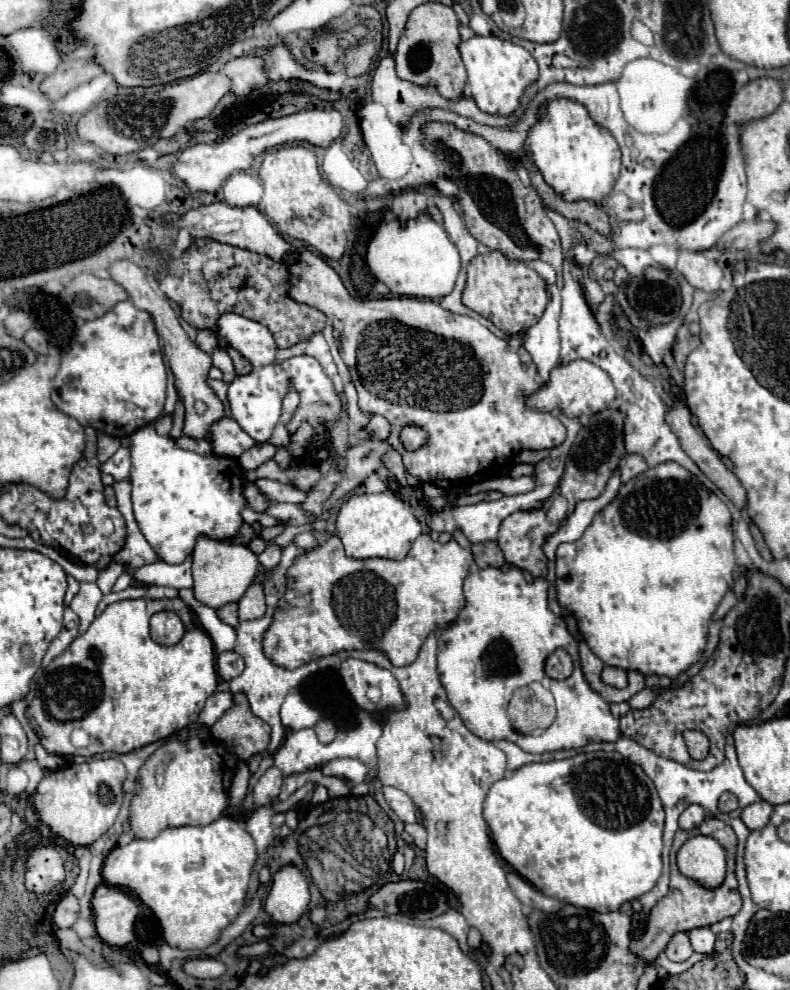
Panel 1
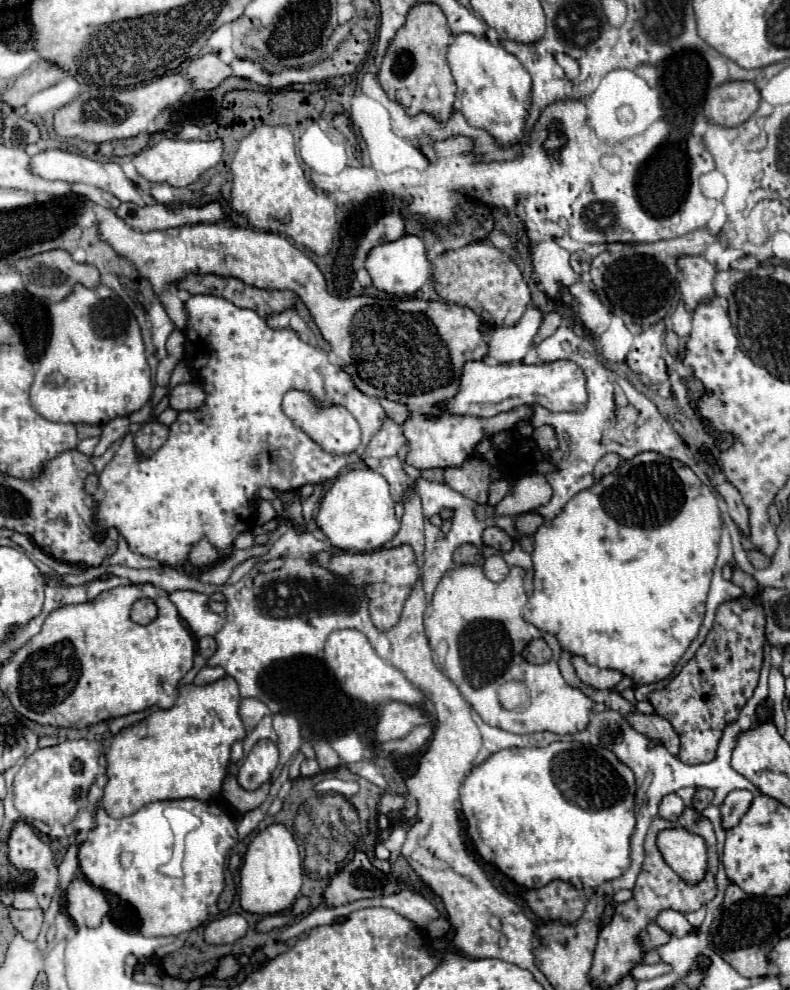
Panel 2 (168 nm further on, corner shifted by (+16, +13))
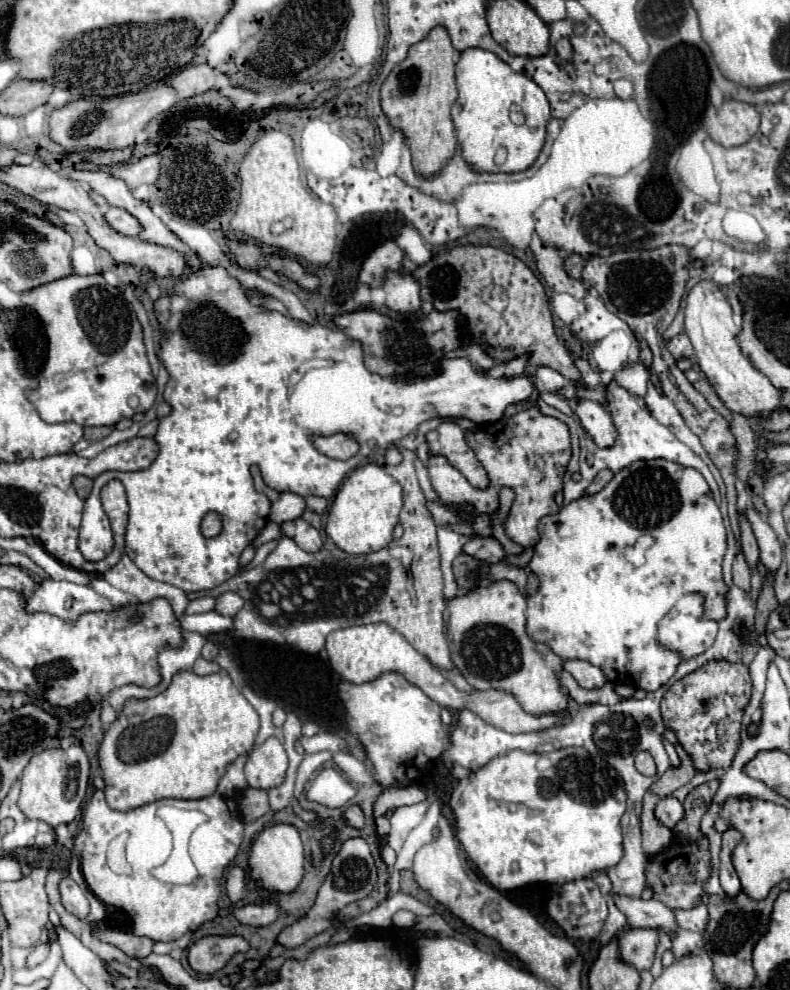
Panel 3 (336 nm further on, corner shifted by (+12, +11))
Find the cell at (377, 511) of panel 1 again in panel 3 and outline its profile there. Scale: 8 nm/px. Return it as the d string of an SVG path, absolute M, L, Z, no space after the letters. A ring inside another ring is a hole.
M368 463L364 467L354 469L344 479L330 507L326 533L342 551L350 555L374 553L392 541L392 531L398 523L402 505L404 505L404 495L400 483L396 483L396 479L392 479L392 475L388 475L384 467Z

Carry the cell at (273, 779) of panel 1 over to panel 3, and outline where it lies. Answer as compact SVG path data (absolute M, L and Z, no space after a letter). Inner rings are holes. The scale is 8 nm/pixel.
M270 737L268 741L252 749L244 765L244 775L250 787L272 789L284 781L286 769L288 769L288 755L282 743L276 737Z

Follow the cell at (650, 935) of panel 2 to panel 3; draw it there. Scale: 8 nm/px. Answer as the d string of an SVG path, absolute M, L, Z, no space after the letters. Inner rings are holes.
M628 929L618 937L618 957L638 971L650 969L658 933L654 929Z

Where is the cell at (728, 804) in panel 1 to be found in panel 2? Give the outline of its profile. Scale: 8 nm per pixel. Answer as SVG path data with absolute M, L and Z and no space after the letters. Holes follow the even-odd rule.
M698 789L694 799L692 799L692 805L696 811L704 811L710 803L712 803L712 797L714 797L714 791L712 789Z

